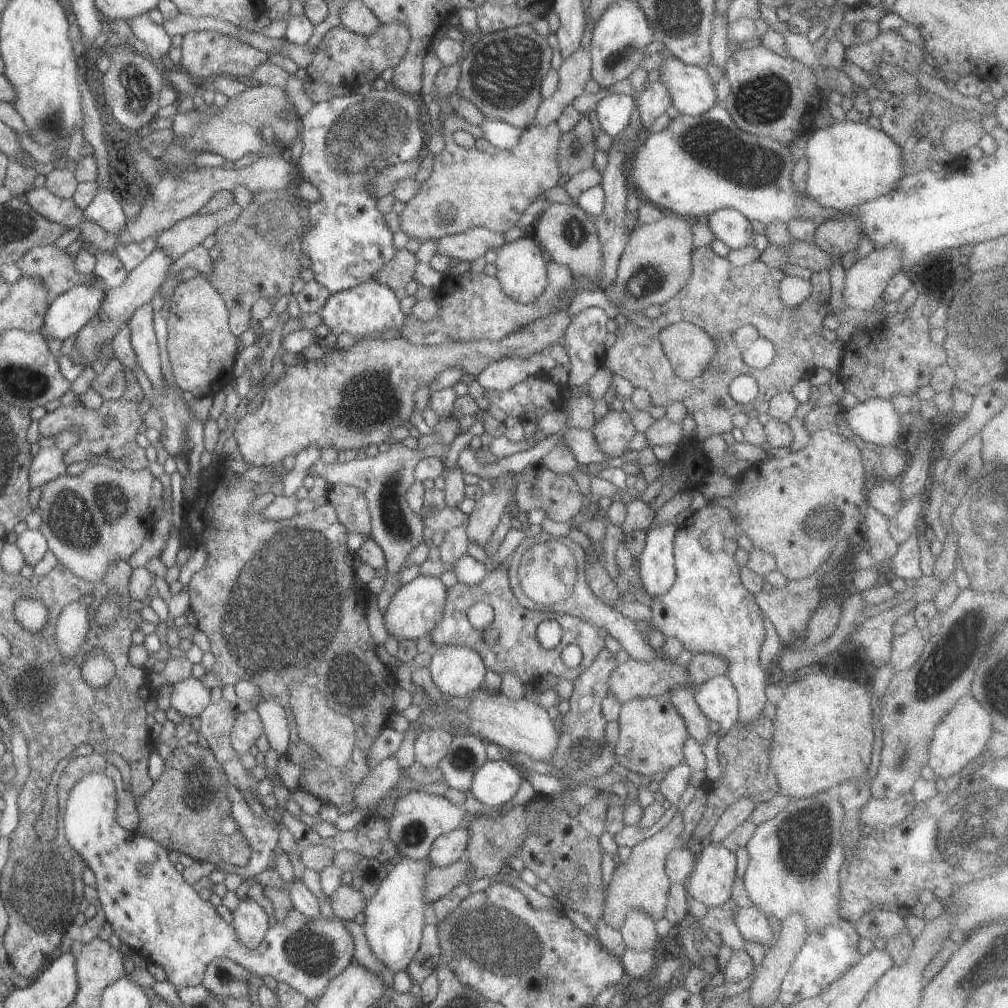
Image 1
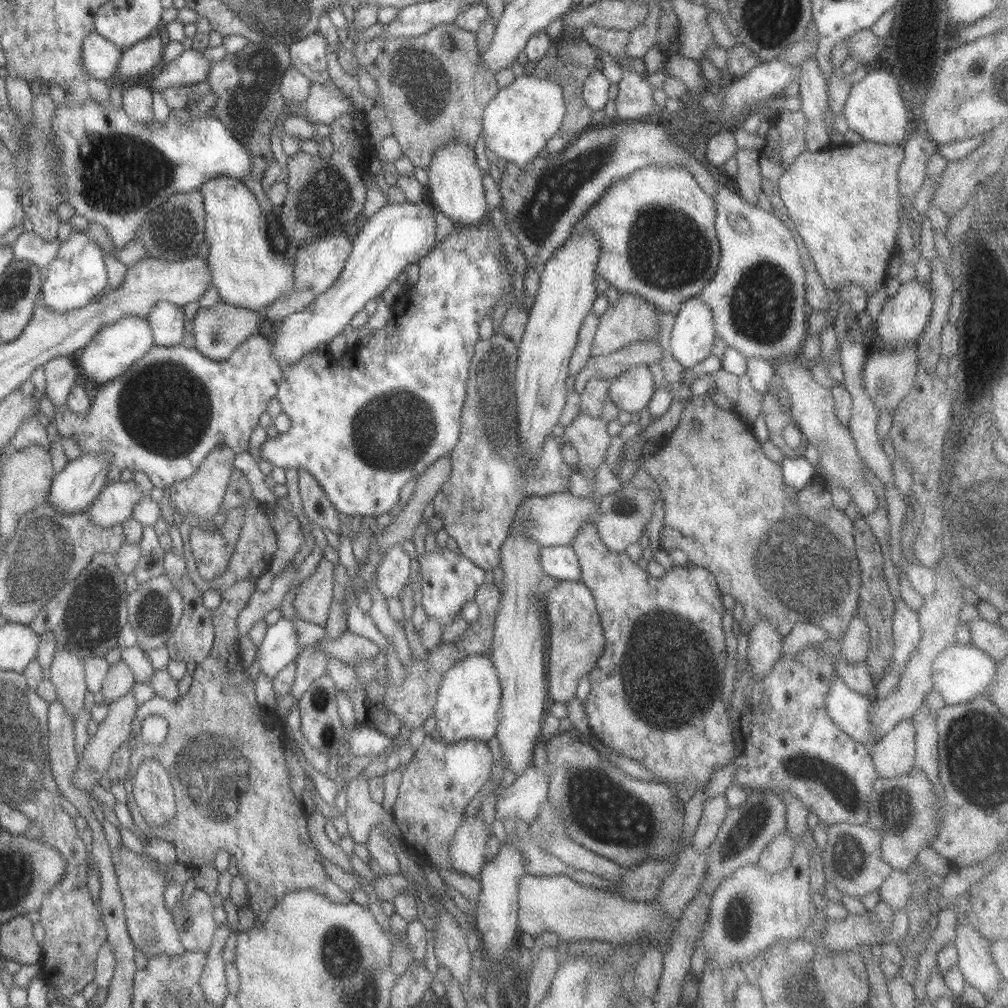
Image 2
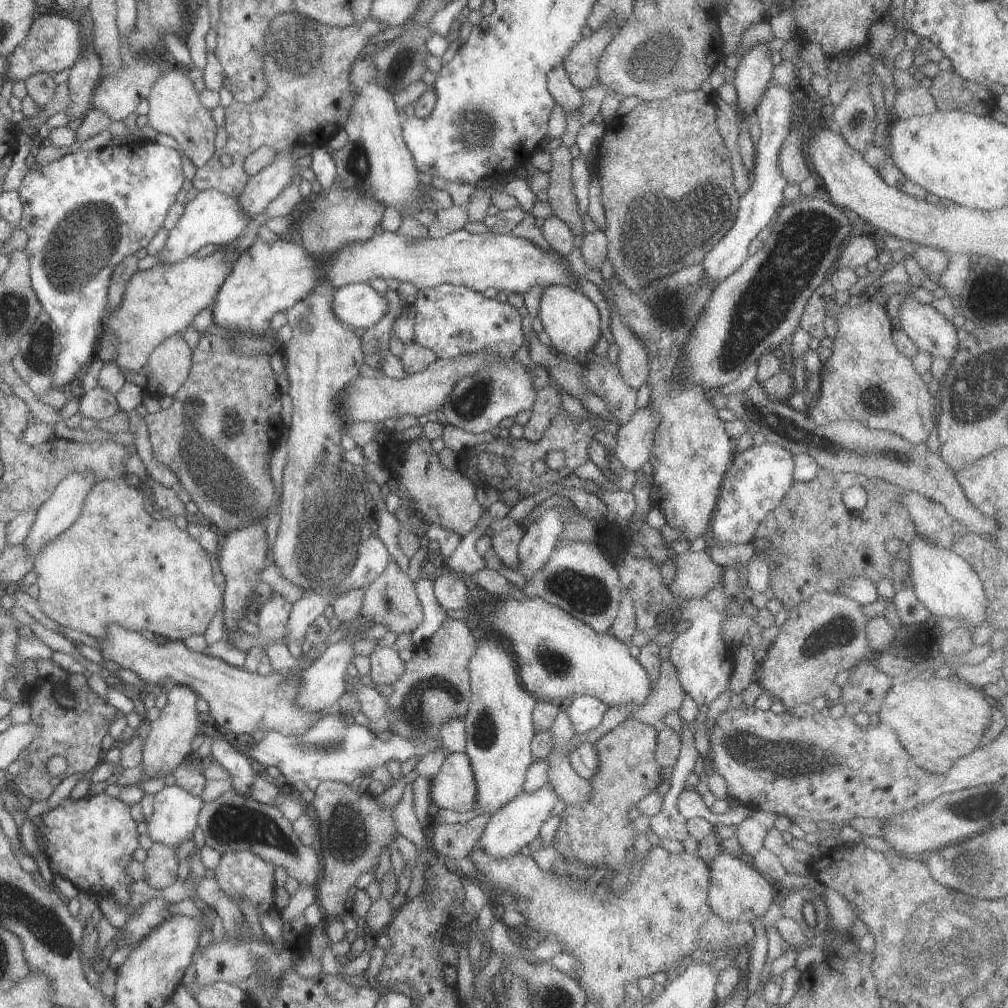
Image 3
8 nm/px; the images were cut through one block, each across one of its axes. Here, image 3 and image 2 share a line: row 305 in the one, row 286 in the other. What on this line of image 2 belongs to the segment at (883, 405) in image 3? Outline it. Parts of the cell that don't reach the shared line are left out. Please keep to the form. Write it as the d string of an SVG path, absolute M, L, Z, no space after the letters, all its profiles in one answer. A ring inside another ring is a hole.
M861 140L856 144L831 145L821 151L809 152L803 150L801 151L801 154L797 155L796 158L793 159L793 162L780 174L779 180L777 181L779 198L784 204L787 216L793 223L796 238L800 239L804 244L804 247L807 249L809 258L817 271L819 279L822 281L822 284L826 289L831 291L839 288L839 286L843 288L849 285L857 285L865 291L868 298L868 294L872 294L880 286L884 286L889 257L896 254L897 231L900 228L898 210L903 198L900 196L897 186L897 167L899 167L901 159L903 159L903 152L902 145L900 144L875 144Z

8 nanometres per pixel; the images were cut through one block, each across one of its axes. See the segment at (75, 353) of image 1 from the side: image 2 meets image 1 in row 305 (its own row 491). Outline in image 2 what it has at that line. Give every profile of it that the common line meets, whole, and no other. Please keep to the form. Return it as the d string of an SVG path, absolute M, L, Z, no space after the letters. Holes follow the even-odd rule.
M132 481L106 484L87 508L89 519L101 529L120 525L130 517L134 505L142 497L144 493Z

